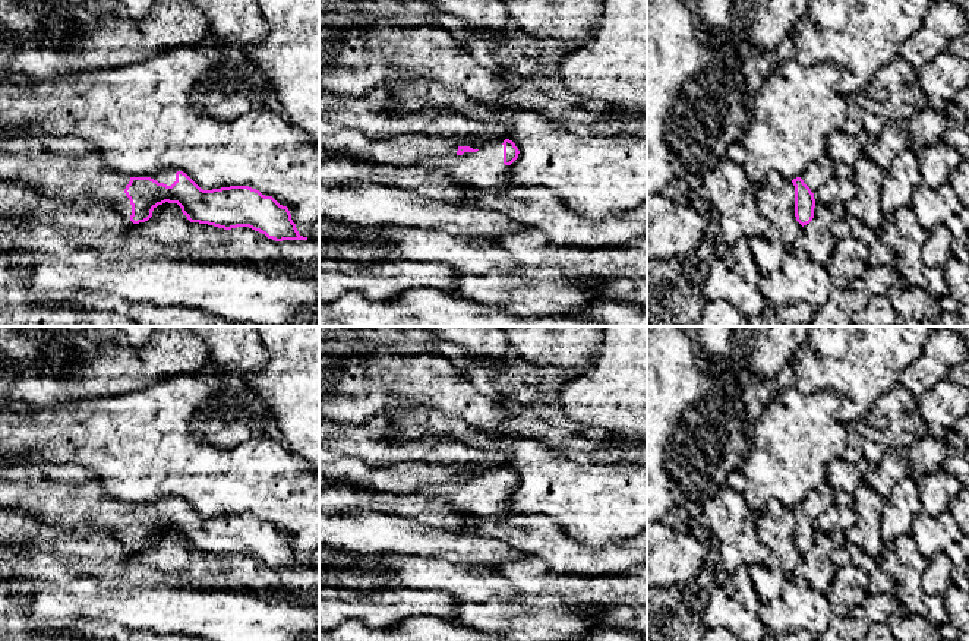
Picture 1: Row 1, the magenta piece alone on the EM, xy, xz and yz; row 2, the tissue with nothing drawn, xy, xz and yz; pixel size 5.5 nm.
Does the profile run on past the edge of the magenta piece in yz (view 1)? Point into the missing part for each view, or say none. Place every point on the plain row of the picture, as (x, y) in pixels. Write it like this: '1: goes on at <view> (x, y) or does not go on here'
1: does not go on here

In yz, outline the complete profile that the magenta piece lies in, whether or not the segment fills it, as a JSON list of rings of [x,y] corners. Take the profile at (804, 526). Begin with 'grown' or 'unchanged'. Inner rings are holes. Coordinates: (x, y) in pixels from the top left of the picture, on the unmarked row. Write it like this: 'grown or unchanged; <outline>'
unchanged; [[[801,505],[793,506],[792,511],[795,514],[795,544],[796,549],[804,555],[814,546],[814,521]]]

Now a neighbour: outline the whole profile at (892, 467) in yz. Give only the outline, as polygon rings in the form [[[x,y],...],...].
[[[886,448],[878,464],[864,468],[864,480],[887,499],[893,487],[909,474],[909,465],[903,454],[894,448]]]

